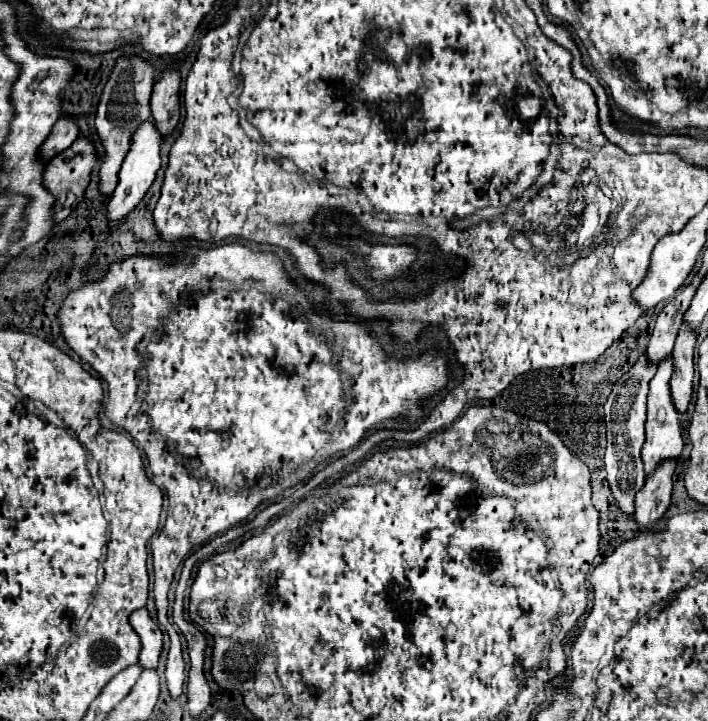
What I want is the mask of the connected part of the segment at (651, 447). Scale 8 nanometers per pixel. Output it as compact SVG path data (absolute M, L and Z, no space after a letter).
M666 356L660 366L656 376L650 380L650 392L648 392L648 420L646 420L646 442L642 448L642 460L646 474L650 474L664 458L670 456L680 456L684 442L682 442L682 428L680 428L680 414L676 412L672 404L672 394L670 394L670 378L672 378L672 356Z

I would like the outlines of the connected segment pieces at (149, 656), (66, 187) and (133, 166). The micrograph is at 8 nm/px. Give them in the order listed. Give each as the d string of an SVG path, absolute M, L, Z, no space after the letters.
M146 608L132 612L130 624L142 640L140 664L144 668L156 668L160 654L162 654L162 632L160 632L158 624L150 618L150 612Z
M80 136L70 148L66 148L64 152L60 152L60 156L54 156L46 170L44 170L44 184L48 186L48 190L56 196L56 222L62 222L64 218L70 216L70 212L78 206L78 202L82 200L84 196L84 190L90 182L90 174L92 174L92 168L98 160L98 154L96 154L96 146L90 138L86 136Z
M152 118L144 120L144 124L140 124L140 128L136 128L136 136L132 136L132 148L122 162L122 168L118 174L118 184L116 184L116 190L108 204L108 218L110 218L112 226L116 226L118 220L122 220L130 210L134 210L138 206L138 202L144 198L146 190L154 182L156 170L160 168L160 144L162 144L162 136L160 136L160 132L156 132L154 120Z

